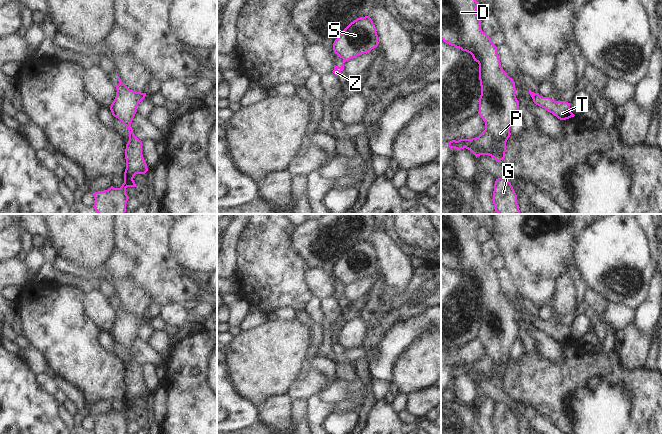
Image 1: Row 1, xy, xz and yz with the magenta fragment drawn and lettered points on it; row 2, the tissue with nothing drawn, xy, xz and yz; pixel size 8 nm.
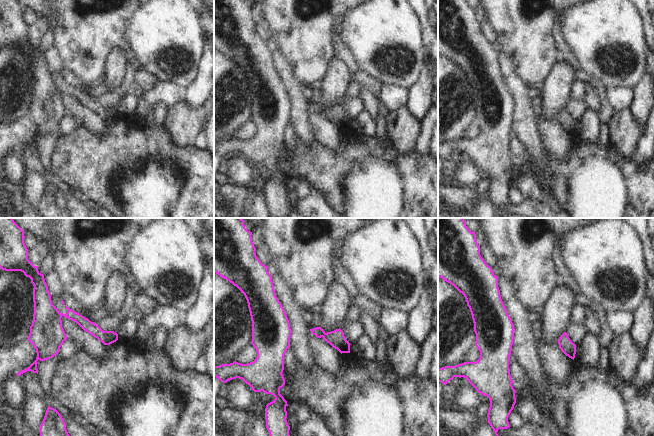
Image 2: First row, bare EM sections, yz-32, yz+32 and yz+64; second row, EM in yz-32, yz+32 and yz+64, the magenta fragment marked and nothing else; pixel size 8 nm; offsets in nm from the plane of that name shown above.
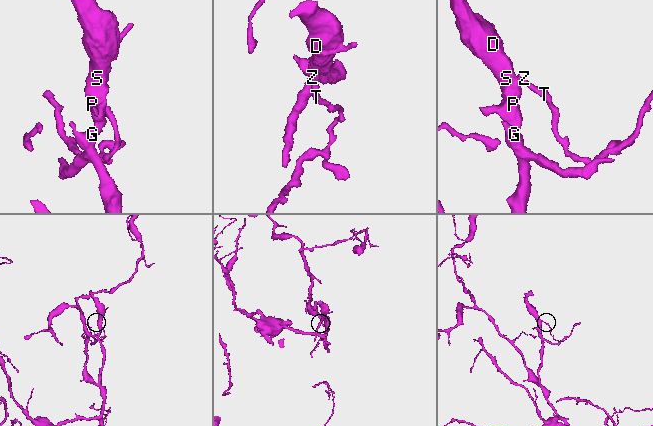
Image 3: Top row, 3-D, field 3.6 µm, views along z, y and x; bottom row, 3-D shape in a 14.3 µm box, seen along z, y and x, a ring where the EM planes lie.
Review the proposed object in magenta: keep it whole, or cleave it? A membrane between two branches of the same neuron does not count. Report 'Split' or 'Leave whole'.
Split

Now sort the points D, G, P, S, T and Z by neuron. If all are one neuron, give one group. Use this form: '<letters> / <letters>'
D G P S / T Z

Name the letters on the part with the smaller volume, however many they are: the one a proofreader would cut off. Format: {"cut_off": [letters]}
{"cut_off": ["T", "Z"]}

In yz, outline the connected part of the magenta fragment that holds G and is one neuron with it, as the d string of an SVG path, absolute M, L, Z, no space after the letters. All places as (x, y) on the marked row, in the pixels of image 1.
M506 178L496 179L492 201L498 214L520 214L517 195Z

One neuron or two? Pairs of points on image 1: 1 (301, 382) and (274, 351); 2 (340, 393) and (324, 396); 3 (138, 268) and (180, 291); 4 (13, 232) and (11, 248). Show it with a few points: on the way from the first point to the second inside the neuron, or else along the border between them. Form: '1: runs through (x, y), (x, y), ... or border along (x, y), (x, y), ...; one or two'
1: border along (305, 366), (290, 385), (286, 394); two
2: runs through (336, 393), (328, 396); one
3: runs through (148, 268), (153, 268), (170, 285); one
4: runs through (11, 236), (11, 244); one

